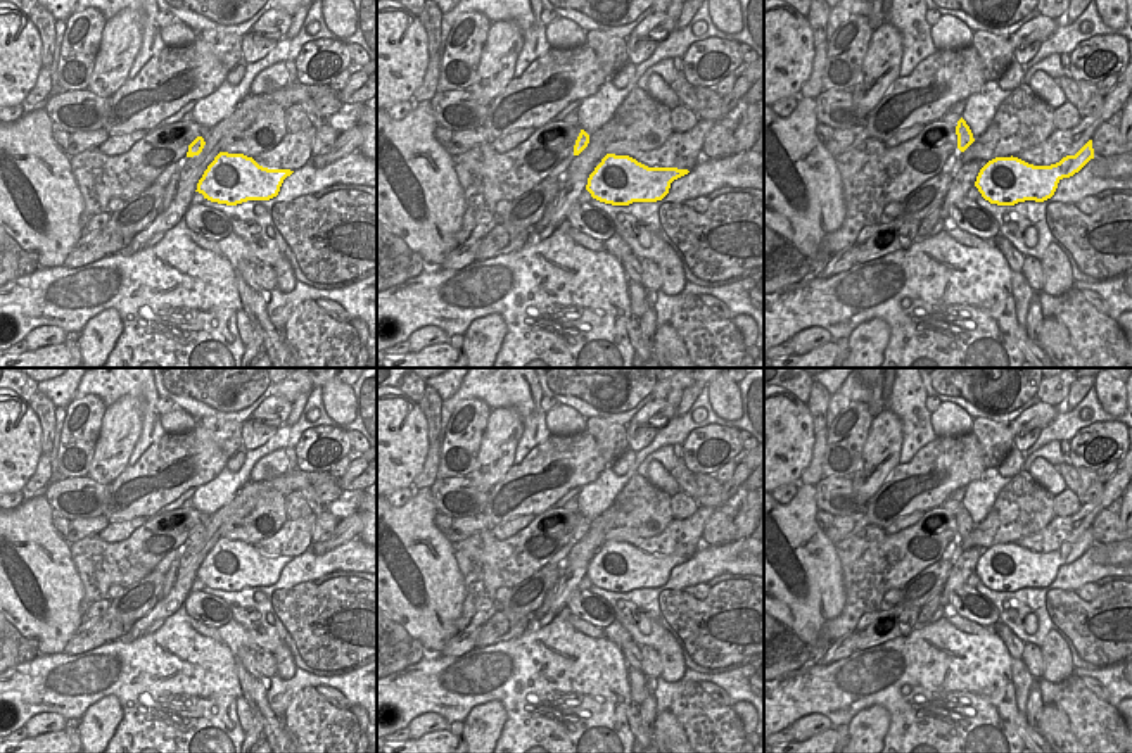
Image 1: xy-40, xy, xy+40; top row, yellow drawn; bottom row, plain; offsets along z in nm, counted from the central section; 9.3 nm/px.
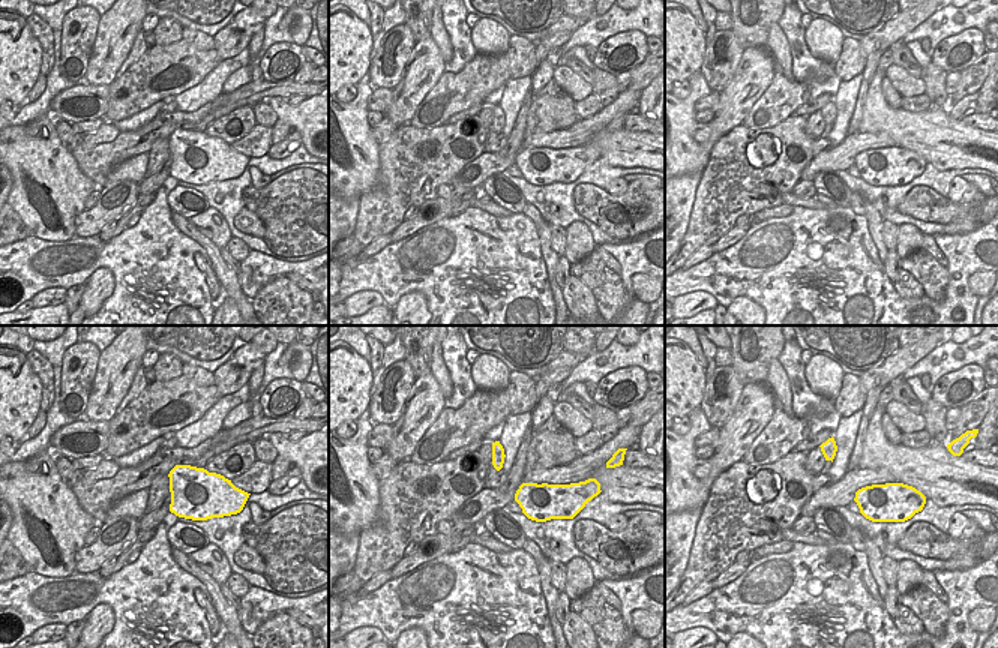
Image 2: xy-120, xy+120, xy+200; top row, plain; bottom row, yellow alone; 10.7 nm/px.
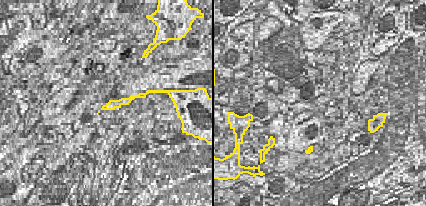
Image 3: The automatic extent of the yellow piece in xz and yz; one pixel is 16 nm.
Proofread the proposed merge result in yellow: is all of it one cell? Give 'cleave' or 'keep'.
keep

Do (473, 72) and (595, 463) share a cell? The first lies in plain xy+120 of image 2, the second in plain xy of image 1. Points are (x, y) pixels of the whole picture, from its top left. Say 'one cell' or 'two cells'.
one cell

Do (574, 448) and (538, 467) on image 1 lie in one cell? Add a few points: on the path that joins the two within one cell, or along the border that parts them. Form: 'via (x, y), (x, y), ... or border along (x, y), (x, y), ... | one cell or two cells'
via (566, 456), (546, 465) | one cell

